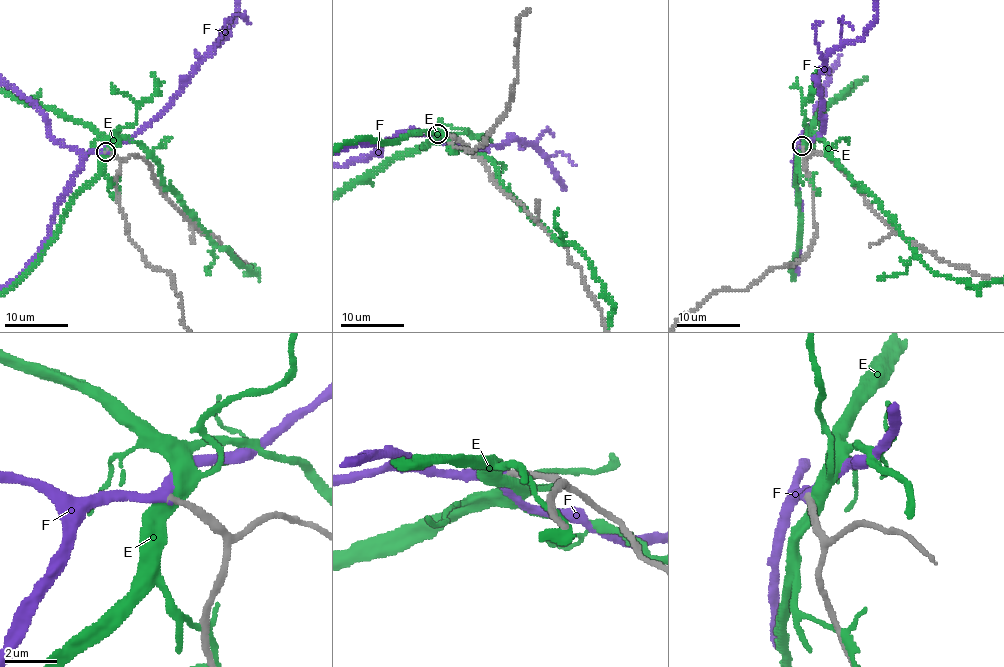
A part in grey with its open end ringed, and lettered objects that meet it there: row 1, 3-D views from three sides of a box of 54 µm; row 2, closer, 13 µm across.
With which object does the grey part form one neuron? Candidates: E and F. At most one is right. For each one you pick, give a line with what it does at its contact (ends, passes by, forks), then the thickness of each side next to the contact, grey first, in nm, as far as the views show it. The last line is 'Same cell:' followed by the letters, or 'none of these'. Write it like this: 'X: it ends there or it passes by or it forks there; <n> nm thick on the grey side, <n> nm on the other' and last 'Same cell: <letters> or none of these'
F: it passes by; 240 nm thick on the grey side, 300 nm on the other
Same cell: F

